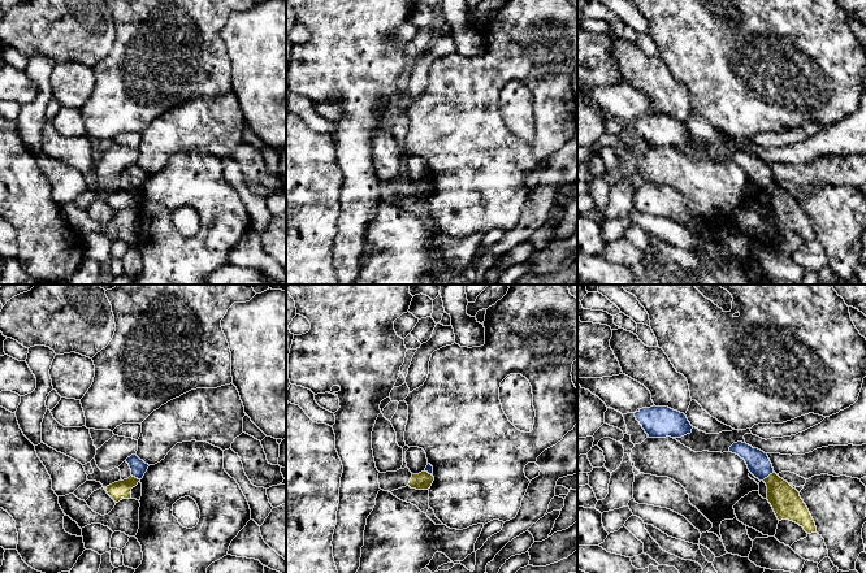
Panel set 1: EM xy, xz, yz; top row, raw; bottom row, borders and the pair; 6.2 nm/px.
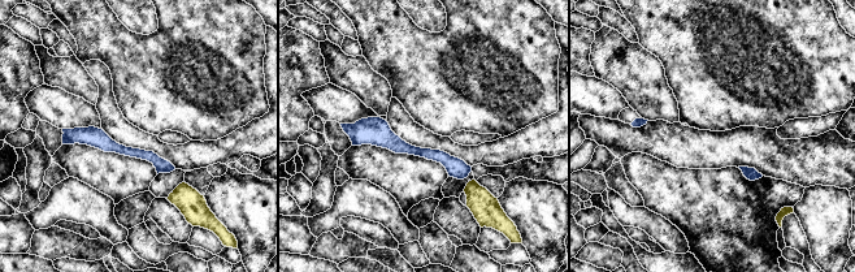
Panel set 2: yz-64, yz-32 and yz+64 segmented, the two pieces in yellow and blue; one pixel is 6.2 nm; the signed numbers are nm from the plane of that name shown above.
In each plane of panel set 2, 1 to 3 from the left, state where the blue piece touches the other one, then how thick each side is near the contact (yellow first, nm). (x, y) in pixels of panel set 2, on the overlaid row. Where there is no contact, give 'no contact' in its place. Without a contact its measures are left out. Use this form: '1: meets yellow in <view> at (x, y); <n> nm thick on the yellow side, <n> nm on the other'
1: no contact
2: no contact
3: no contact

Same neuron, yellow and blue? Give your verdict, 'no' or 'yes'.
yes

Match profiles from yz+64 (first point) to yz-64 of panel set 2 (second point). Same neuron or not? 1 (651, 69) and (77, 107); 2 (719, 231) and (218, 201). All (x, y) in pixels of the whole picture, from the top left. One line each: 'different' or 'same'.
1: different
2: different

